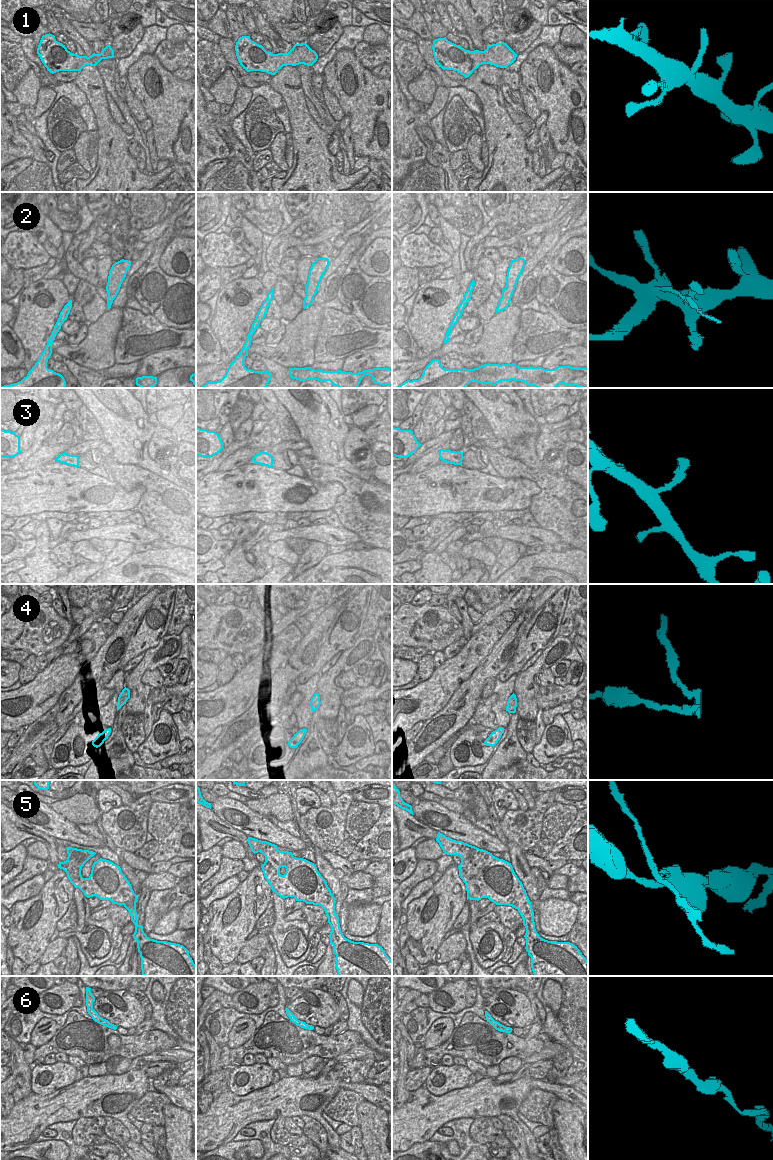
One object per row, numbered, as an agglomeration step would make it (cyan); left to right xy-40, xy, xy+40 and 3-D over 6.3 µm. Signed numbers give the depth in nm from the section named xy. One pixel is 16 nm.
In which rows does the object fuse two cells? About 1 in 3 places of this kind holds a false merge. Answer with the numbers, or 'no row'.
2, 4, 5.

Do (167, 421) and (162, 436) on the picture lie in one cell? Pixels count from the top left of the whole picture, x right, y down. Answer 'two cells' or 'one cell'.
two cells

